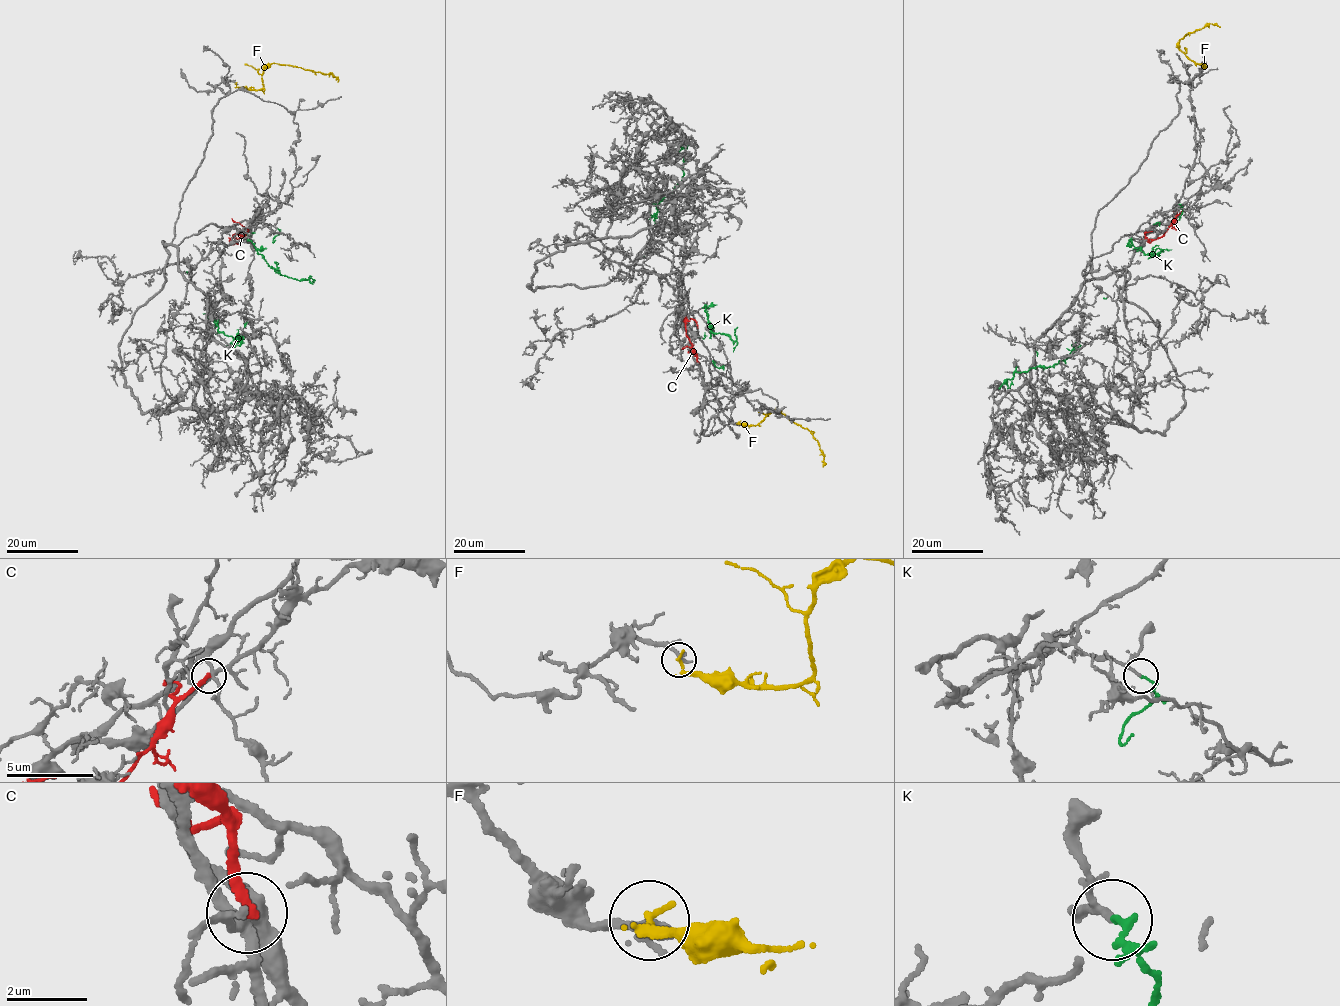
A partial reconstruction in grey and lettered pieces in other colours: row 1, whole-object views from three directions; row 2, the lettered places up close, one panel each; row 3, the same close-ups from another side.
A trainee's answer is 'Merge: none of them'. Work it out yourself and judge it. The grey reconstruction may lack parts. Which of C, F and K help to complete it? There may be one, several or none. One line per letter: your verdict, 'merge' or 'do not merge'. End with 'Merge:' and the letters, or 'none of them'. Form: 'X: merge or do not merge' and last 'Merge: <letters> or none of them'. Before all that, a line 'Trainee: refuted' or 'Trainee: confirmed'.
Trainee: confirmed
C: do not merge
F: do not merge
K: do not merge
Merge: none of them

